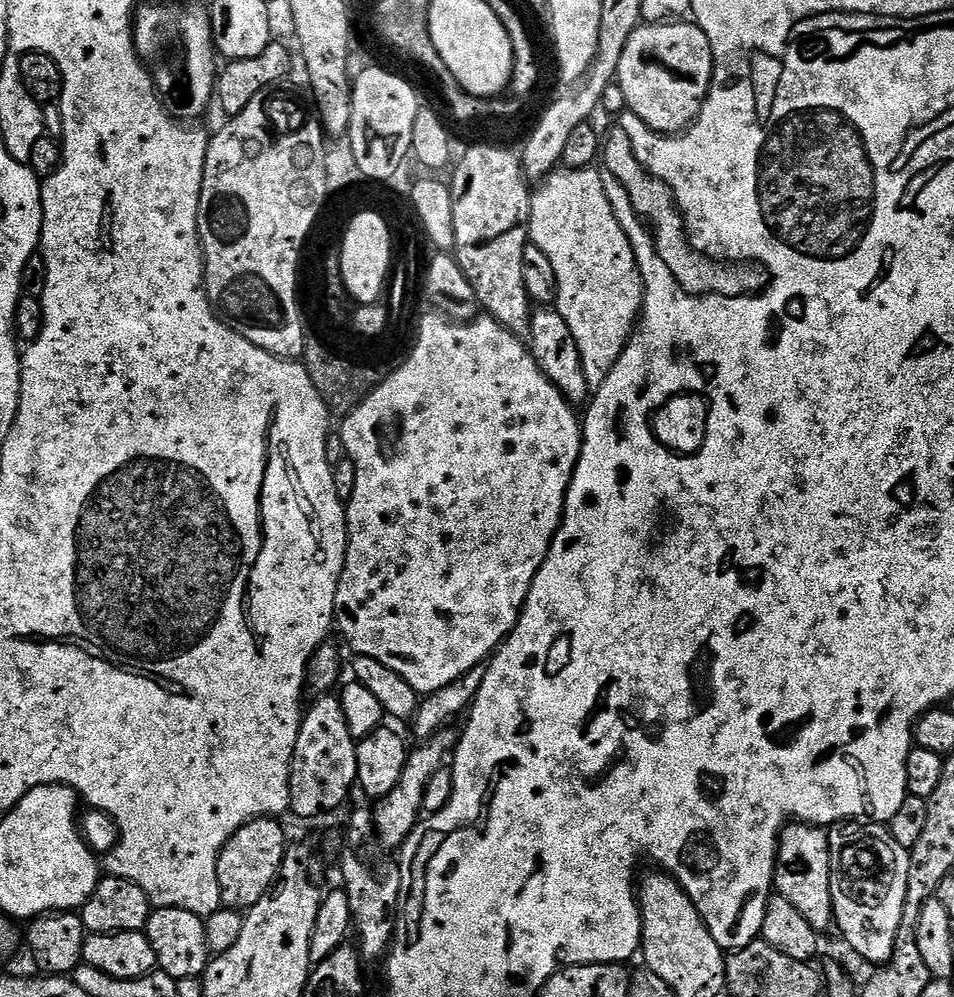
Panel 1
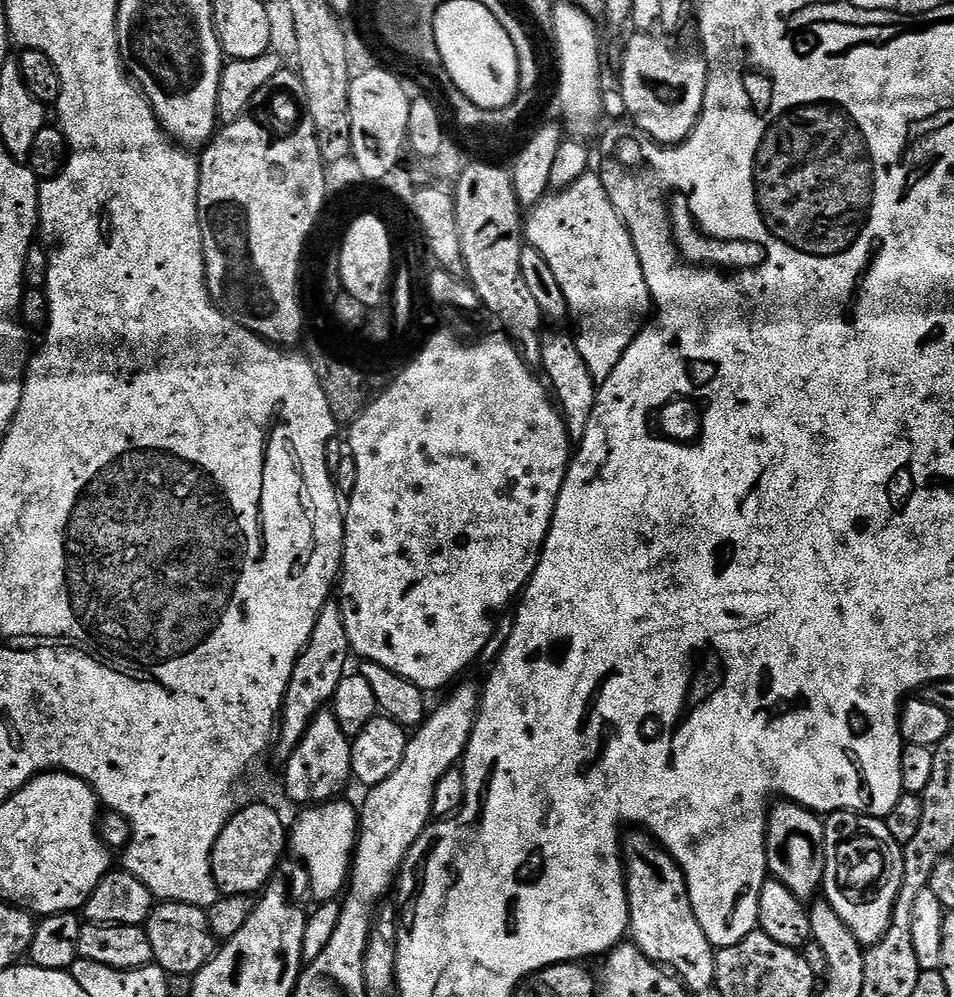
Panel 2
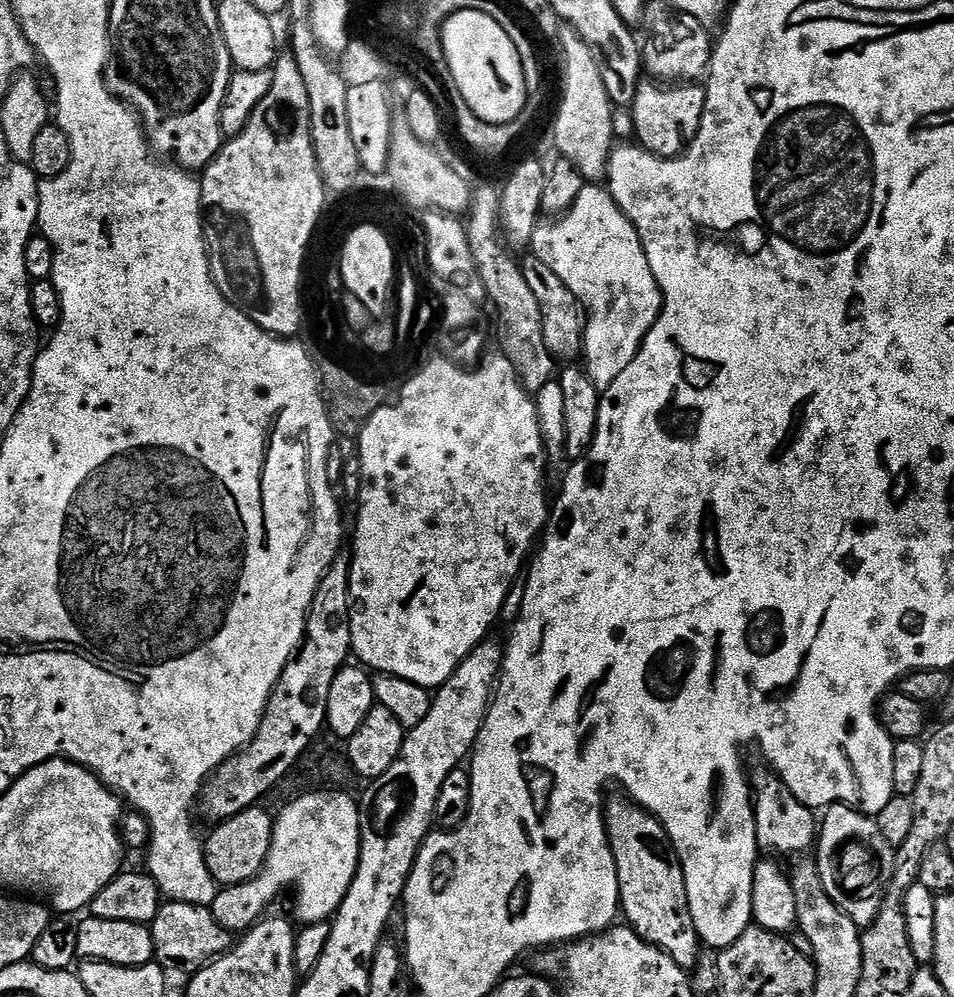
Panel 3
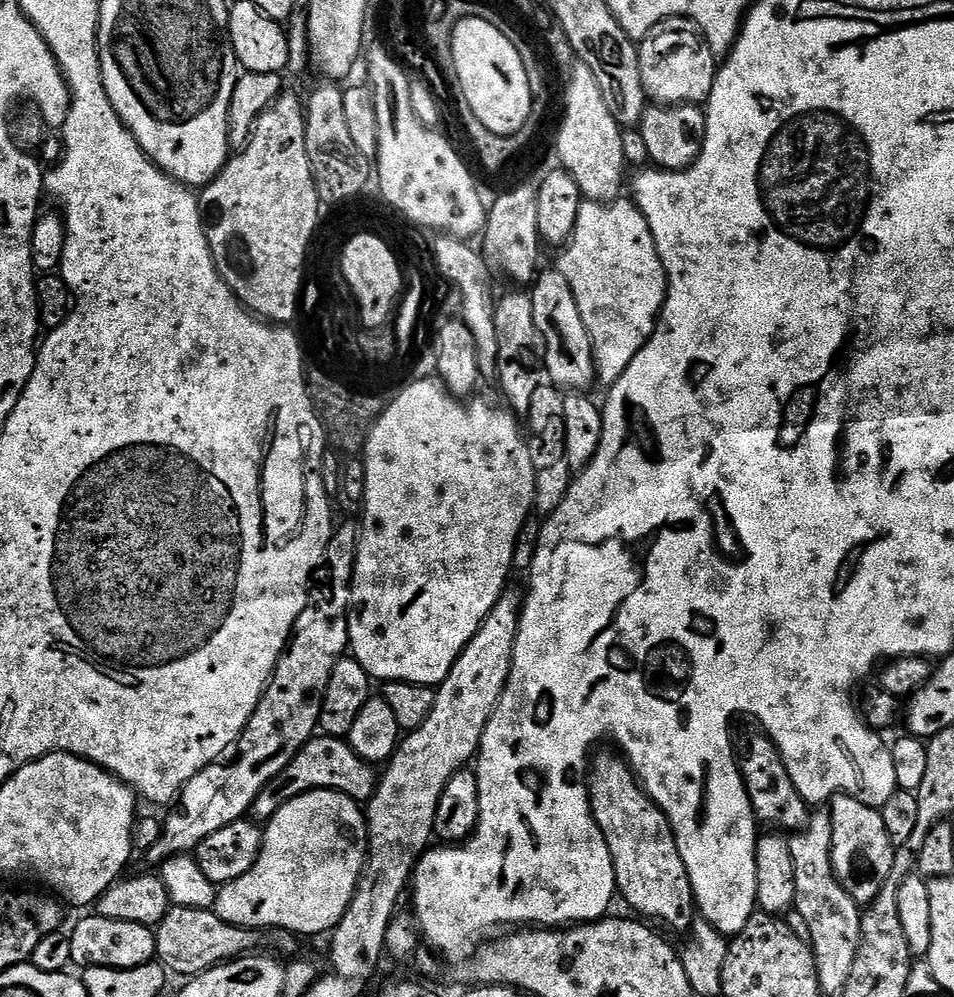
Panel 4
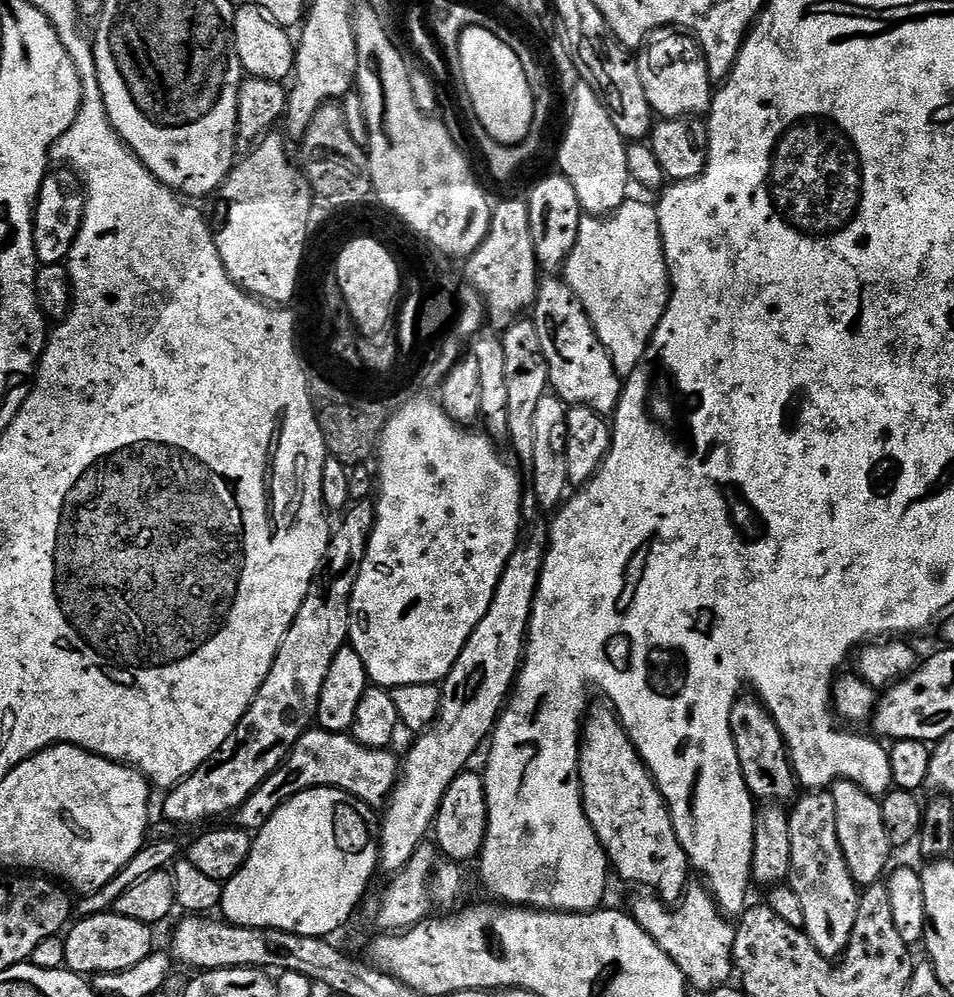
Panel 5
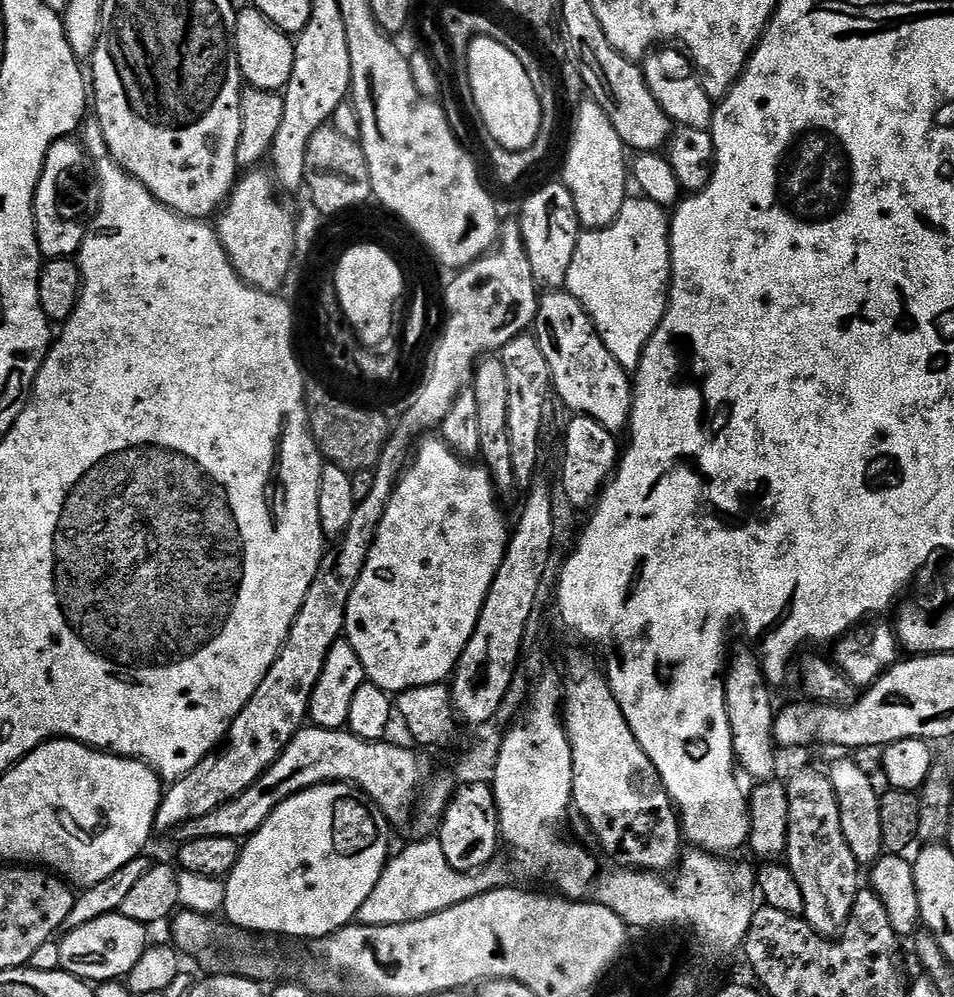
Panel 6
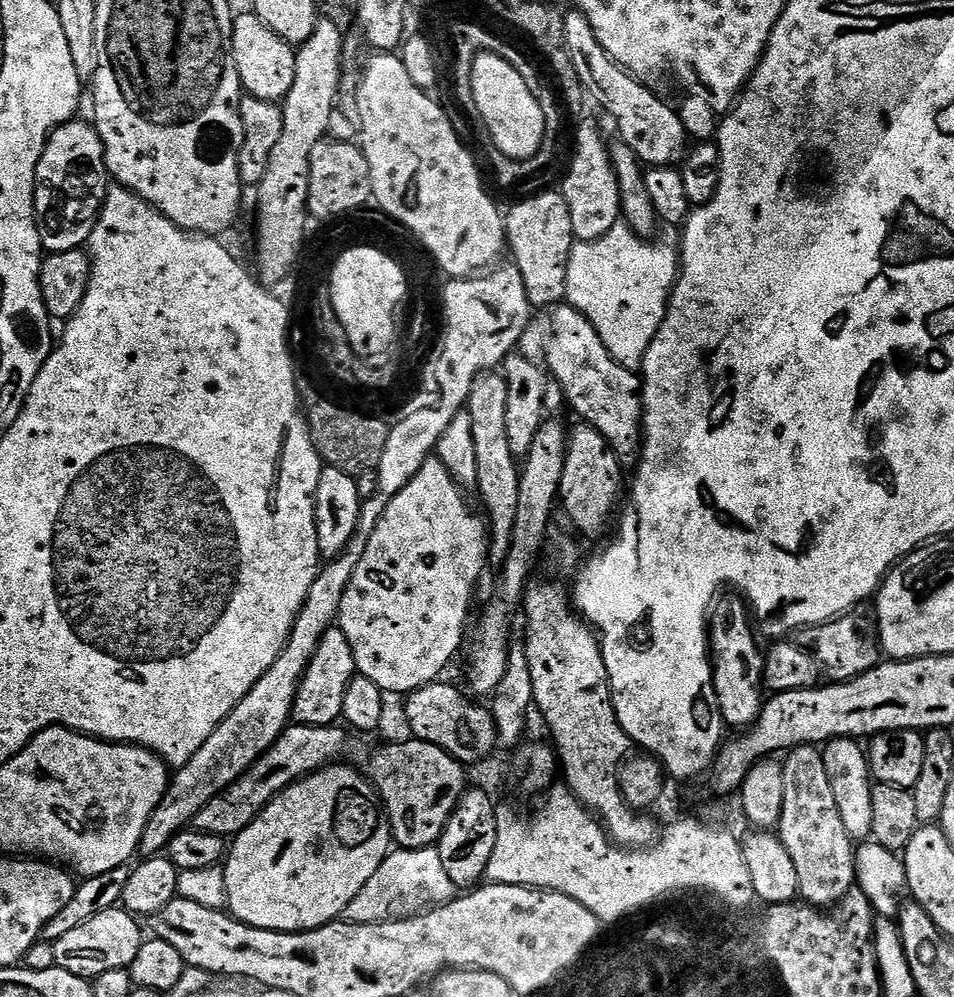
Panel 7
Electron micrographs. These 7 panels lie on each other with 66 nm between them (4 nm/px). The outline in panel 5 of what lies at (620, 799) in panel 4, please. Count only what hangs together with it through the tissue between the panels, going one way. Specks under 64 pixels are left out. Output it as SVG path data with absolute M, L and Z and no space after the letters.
M608 706L603 707L596 709L593 707L582 724L580 797L584 803L584 816L590 822L594 834L598 834L598 842L608 855L611 871L615 875L617 872L622 879L648 888L644 890L651 890L664 904L675 905L684 900L685 892L690 885L688 855L678 842L672 811L668 809L668 803L658 790L656 779L648 772L643 758L638 754L632 739L628 737L628 732L620 725L615 711Z

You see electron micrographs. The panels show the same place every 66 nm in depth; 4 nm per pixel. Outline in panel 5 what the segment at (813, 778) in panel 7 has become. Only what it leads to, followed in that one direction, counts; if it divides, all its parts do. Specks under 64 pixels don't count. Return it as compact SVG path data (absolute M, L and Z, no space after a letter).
M808 790L803 795L791 805L793 808L788 812L790 870L787 883L802 904L804 931L825 958L835 961L843 957L852 941L854 922L860 909L861 889L852 880L842 846L838 842L838 818L834 814L831 791Z

